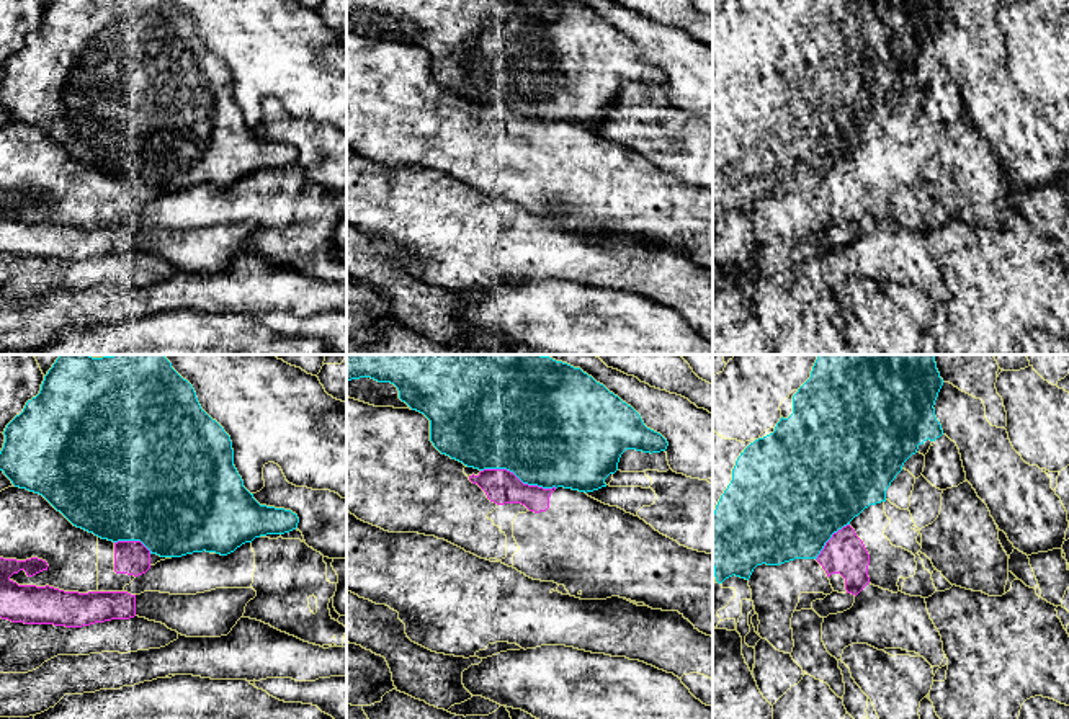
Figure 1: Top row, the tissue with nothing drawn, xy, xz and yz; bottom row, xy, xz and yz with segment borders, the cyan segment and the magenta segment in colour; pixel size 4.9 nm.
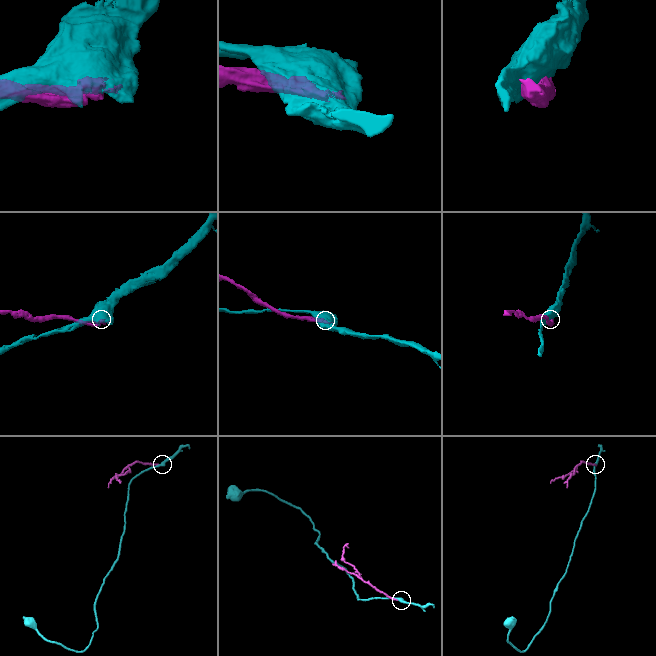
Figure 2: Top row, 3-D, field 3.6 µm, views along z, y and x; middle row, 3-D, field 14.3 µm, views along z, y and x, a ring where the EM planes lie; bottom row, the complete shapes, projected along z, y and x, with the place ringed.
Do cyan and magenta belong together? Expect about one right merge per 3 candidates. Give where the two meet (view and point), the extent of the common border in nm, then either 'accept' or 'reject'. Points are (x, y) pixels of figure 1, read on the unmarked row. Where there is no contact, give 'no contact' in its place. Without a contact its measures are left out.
meets cyan in xz at (518, 111); contact 380 nm long; reject

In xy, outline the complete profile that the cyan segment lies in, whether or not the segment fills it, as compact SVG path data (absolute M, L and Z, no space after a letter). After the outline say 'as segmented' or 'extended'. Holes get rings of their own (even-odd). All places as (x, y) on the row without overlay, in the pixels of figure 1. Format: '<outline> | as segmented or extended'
M52 0L36 31L26 36L23 46L5 62L5 77L0 85L0 105L15 121L42 129L74 160L101 173L141 175L150 188L160 191L181 191L193 186L216 186L227 190L245 176L266 168L284 168L297 162L299 152L291 144L260 139L253 127L244 121L244 114L234 100L230 70L199 39L193 20L172 0Z | as segmented

